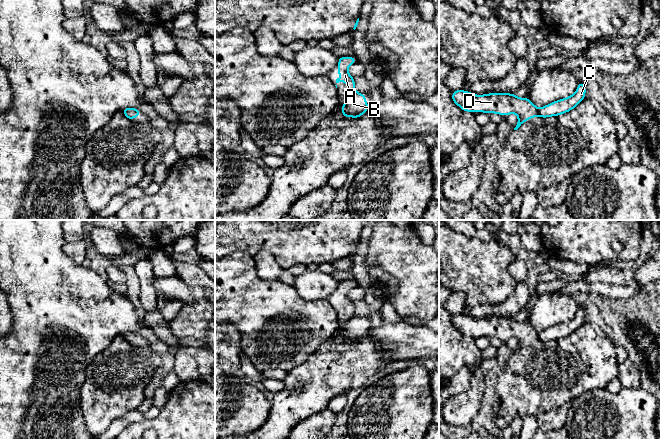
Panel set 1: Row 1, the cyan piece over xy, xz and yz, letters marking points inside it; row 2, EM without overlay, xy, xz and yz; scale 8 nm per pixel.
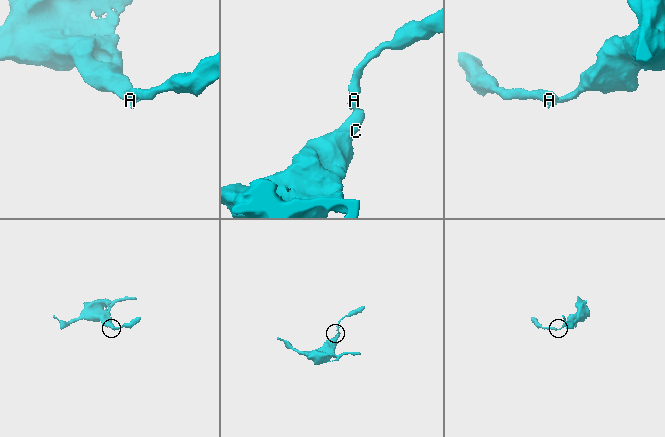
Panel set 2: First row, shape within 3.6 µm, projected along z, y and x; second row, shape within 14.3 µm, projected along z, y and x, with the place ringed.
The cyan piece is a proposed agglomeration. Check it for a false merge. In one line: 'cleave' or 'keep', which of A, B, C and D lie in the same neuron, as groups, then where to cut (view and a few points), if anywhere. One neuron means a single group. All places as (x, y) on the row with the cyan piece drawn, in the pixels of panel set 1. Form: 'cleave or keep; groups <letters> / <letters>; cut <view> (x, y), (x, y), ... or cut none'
cleave; groups A D / B C; cut yz (537, 109), (539, 115)

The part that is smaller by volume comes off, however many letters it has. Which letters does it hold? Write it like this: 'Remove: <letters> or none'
Remove: A, D

